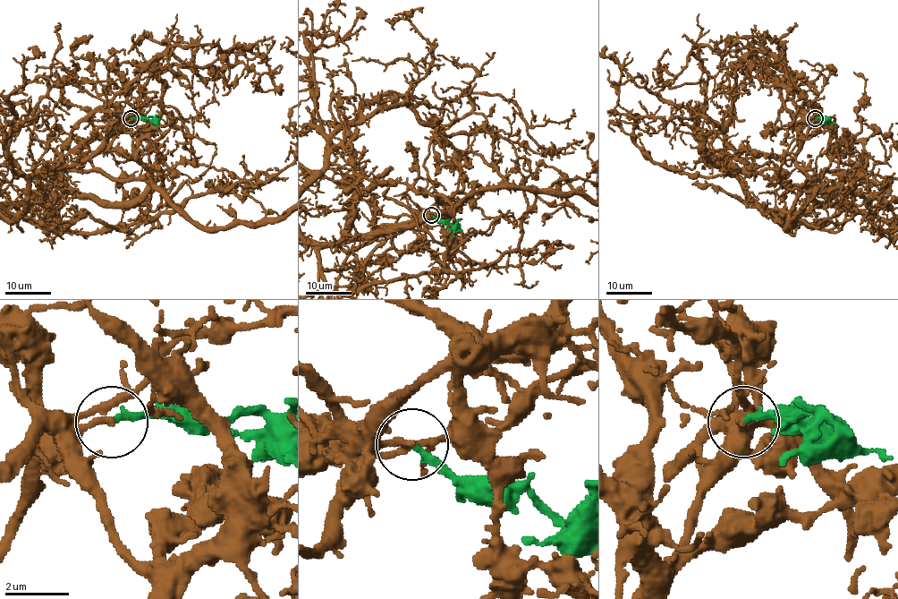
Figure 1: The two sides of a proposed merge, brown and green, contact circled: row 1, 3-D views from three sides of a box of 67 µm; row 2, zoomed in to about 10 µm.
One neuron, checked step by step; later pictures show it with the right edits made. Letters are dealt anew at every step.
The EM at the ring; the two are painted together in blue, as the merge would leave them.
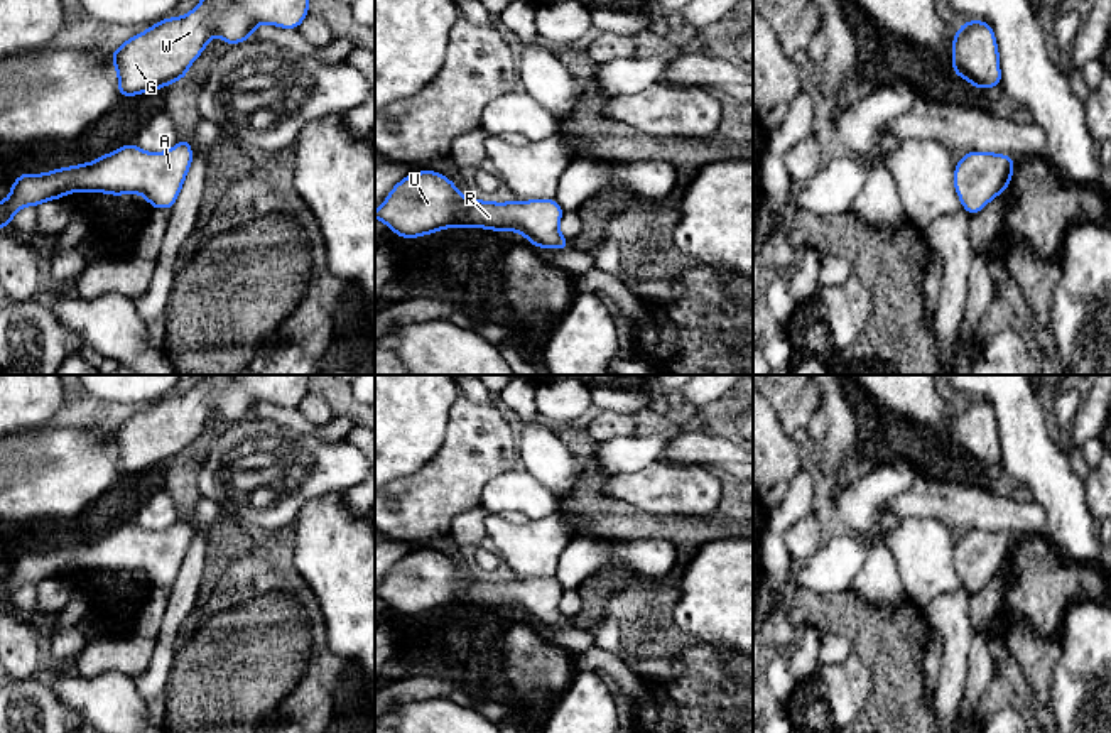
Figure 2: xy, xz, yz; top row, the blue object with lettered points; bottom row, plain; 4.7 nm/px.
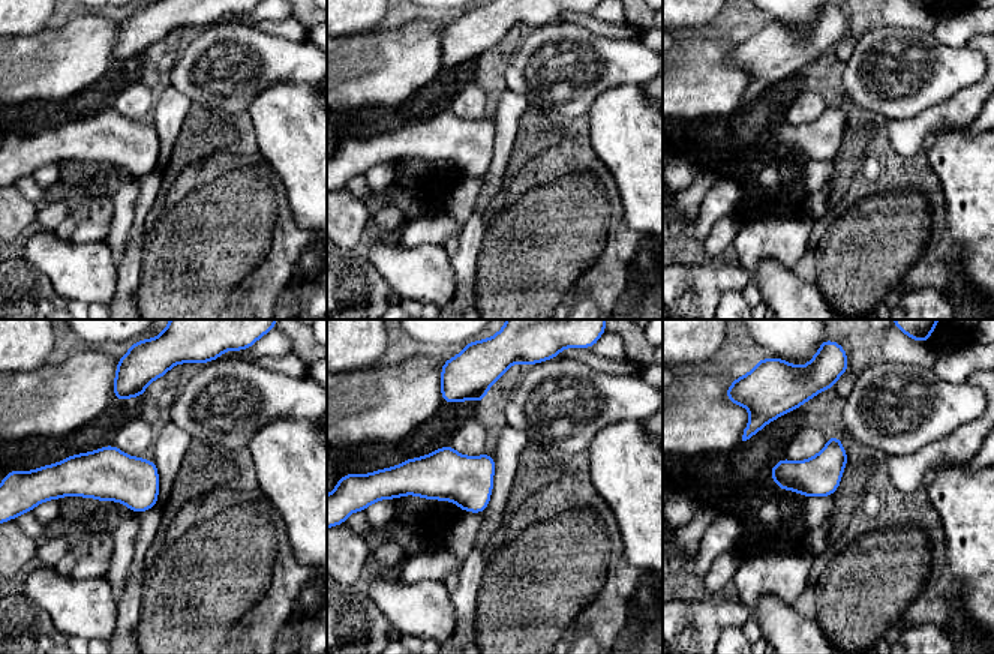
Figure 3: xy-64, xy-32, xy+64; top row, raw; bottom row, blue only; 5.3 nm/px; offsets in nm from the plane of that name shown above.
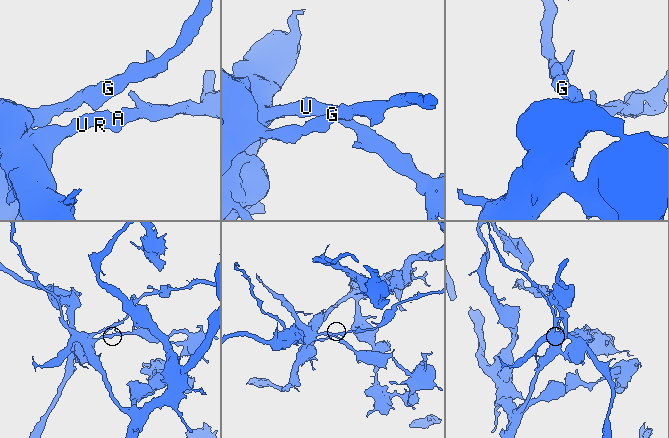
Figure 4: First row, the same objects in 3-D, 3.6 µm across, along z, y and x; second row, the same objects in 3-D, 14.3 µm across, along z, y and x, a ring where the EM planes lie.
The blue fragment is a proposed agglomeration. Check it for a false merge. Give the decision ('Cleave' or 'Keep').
Keep

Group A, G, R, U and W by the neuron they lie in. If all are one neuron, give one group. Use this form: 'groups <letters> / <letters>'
groups A G R U W

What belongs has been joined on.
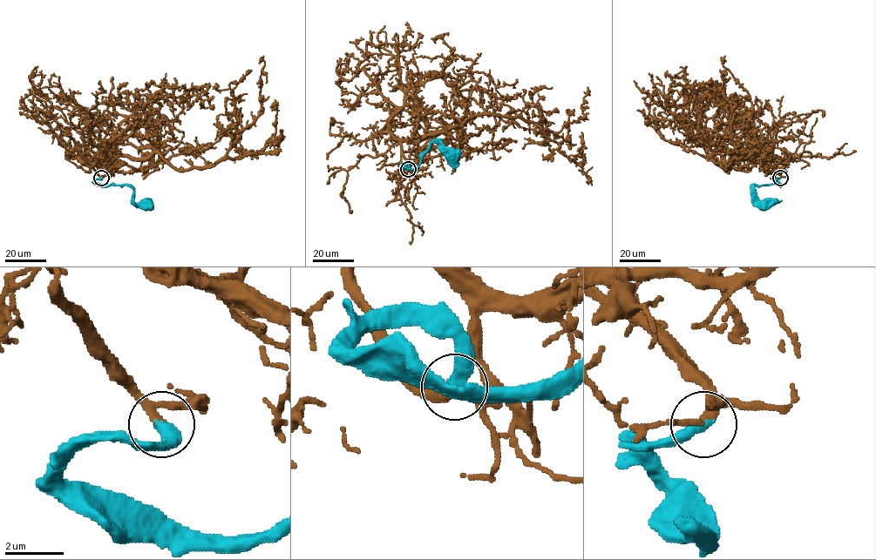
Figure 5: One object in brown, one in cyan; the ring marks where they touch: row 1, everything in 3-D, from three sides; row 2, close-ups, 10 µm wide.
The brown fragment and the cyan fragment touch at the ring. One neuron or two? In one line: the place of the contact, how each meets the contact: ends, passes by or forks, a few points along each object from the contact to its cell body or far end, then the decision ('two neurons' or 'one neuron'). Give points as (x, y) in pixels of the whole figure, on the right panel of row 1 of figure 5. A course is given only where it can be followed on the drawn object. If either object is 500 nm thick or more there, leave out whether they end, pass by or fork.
(780, 178) | brown passes by | cyan ends | brown via (780, 178), (750, 151), (743, 158), (735, 152), (726, 169), (753, 109), (727, 69), (724, 83) | cyan via (780, 178), (776, 178), (780, 186), (754, 185), (755, 196), (762, 204), (767, 204) | one neuron

